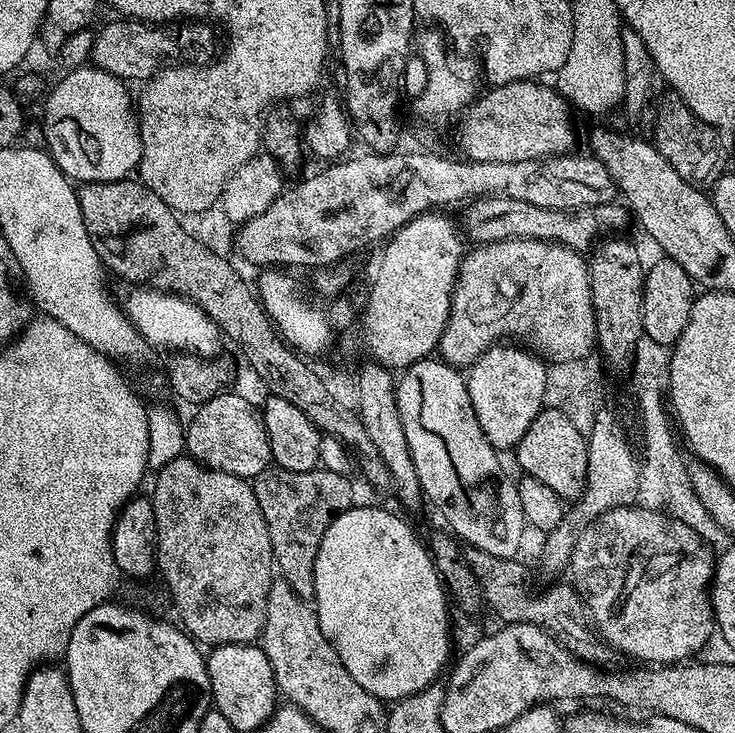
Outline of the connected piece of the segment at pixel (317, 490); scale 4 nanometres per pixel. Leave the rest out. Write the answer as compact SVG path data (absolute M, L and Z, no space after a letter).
M270 466L251 481L262 518L266 518L272 559L279 579L286 581L298 598L315 601L314 562L318 558L318 546L322 546L322 534L326 534L330 522L353 507L352 483L347 475L332 473L321 466L305 472Z

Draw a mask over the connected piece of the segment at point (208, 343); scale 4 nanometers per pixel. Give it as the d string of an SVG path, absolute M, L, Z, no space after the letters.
M136 286L131 290L133 292L122 300L122 307L132 319L132 325L145 336L153 349L173 348L171 351L176 354L195 354L205 358L215 357L219 353L216 351L222 341L220 328L193 300L147 286Z

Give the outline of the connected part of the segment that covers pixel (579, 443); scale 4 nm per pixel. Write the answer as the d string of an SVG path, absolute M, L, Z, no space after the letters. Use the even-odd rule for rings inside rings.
M541 408L534 422L530 422L530 430L526 430L516 445L514 455L527 475L550 486L550 490L565 502L575 501L587 482L588 441L585 433L578 430L567 413L557 408Z

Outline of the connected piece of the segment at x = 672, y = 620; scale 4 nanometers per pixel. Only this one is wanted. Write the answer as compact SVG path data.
M637 506L602 513L578 538L570 563L570 583L584 600L591 623L609 648L648 666L676 666L701 653L714 631L710 585L714 552L690 526L664 512Z

